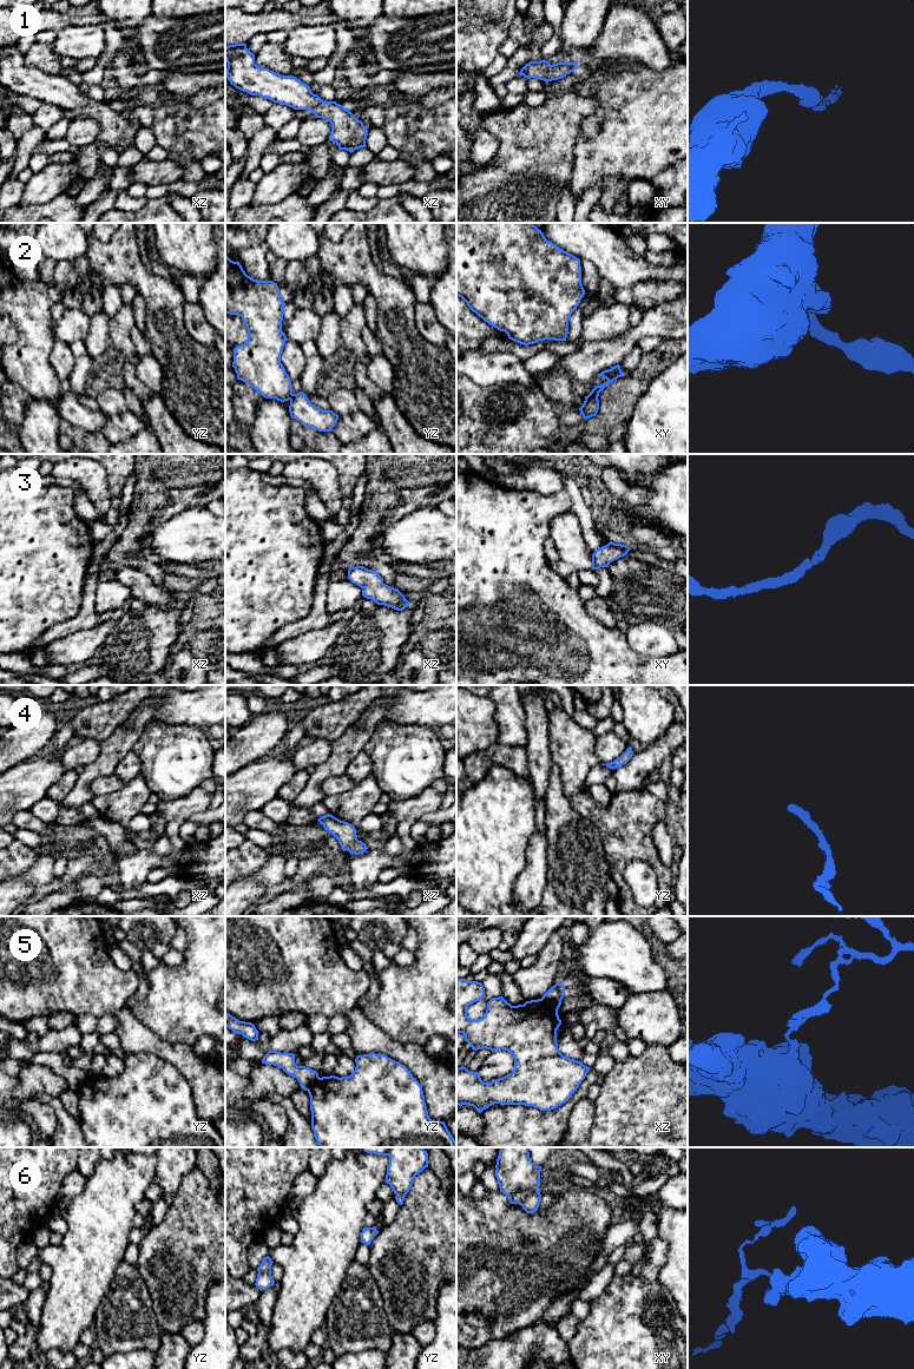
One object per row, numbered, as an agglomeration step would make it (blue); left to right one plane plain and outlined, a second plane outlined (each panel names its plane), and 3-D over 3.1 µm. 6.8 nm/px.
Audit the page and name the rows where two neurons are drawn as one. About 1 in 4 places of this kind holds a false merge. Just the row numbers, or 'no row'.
2, 5, 6

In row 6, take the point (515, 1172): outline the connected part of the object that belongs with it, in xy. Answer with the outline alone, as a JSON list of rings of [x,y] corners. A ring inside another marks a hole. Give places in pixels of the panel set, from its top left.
[[[500,1147],[495,1165],[500,1192],[511,1196],[539,1190],[541,1166],[535,1166],[528,1147]]]

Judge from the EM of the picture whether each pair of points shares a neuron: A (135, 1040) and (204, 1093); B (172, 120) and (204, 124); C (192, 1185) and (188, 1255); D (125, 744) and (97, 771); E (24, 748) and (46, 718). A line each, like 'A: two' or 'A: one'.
A: one
B: one
C: one
D: one
E: one

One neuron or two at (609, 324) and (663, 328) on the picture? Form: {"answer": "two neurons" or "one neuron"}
{"answer": "two neurons"}

